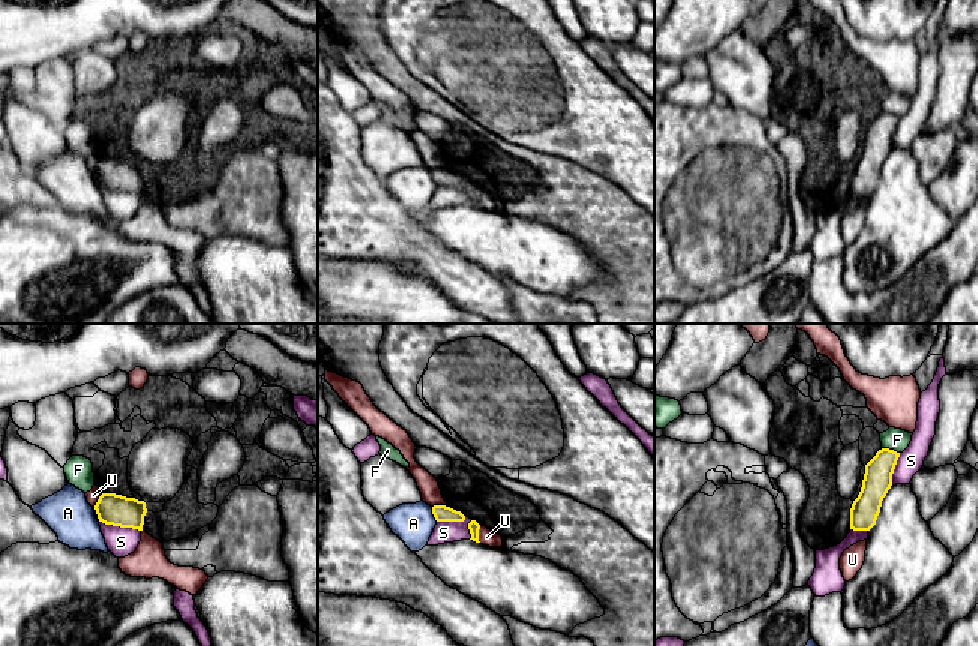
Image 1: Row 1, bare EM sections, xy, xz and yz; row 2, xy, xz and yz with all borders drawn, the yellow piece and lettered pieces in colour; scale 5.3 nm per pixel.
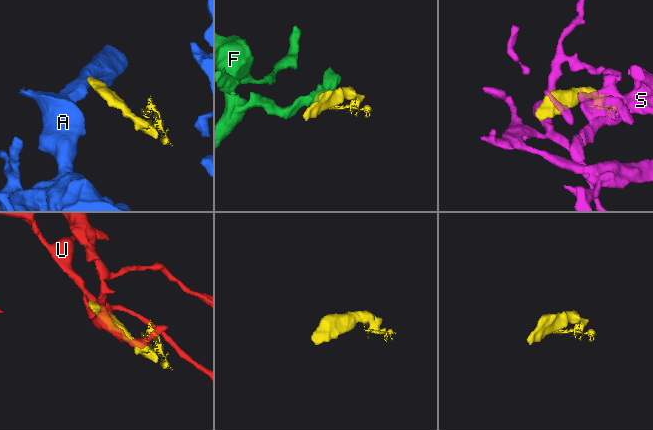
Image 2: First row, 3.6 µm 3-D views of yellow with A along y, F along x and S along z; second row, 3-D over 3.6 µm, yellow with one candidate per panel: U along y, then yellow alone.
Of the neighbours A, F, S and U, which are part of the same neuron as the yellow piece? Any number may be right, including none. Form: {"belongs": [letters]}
{"belongs": []}

